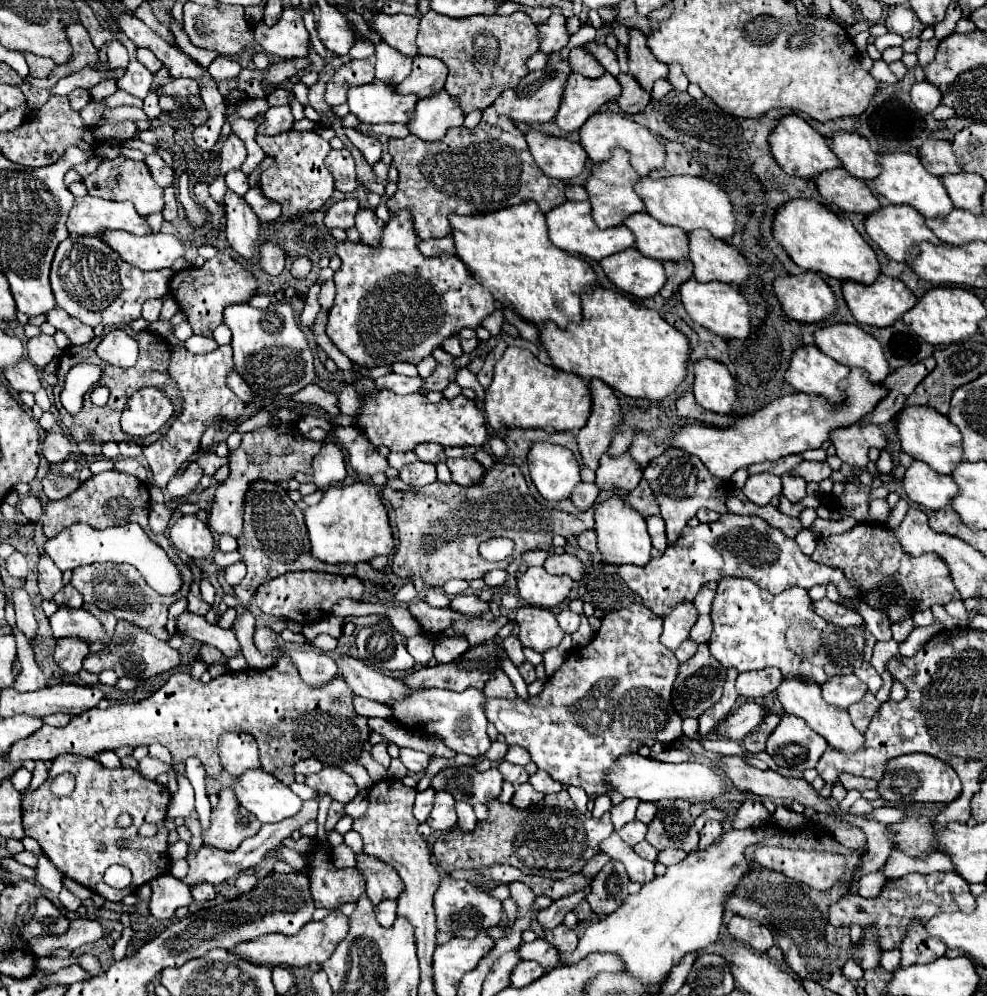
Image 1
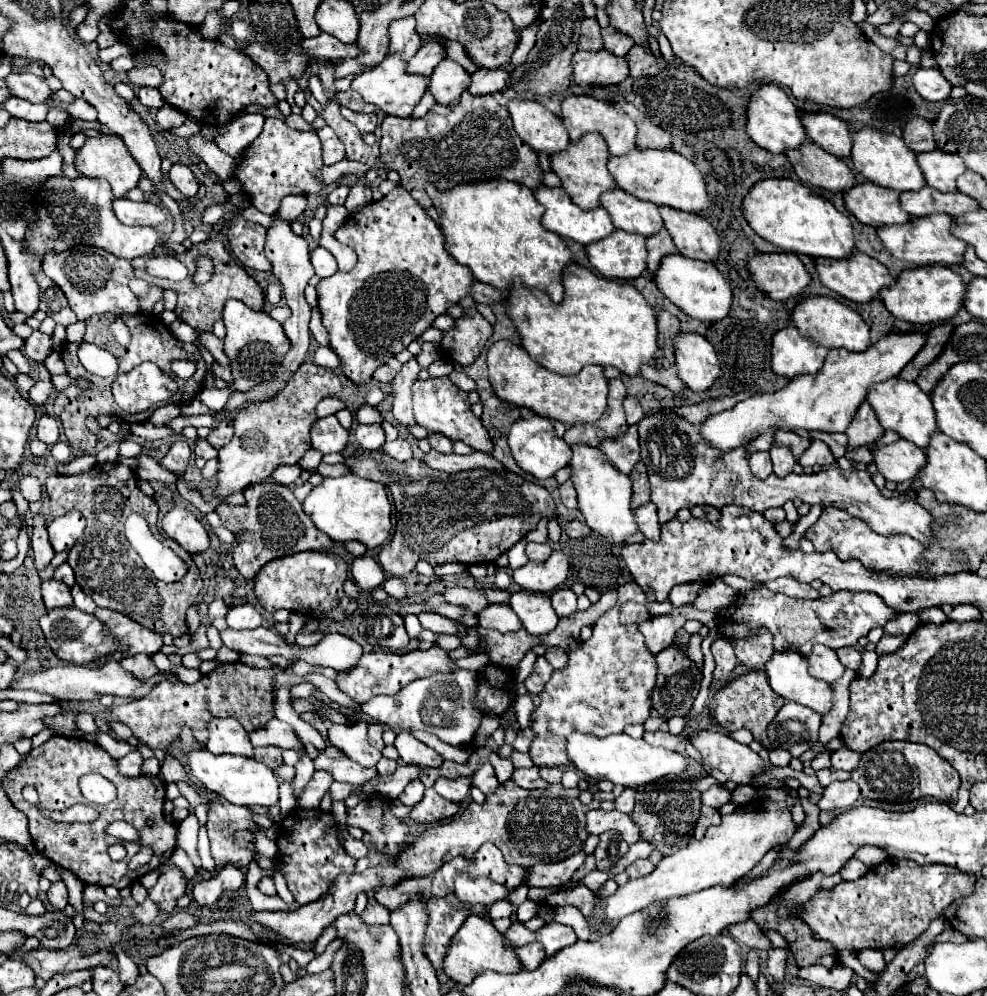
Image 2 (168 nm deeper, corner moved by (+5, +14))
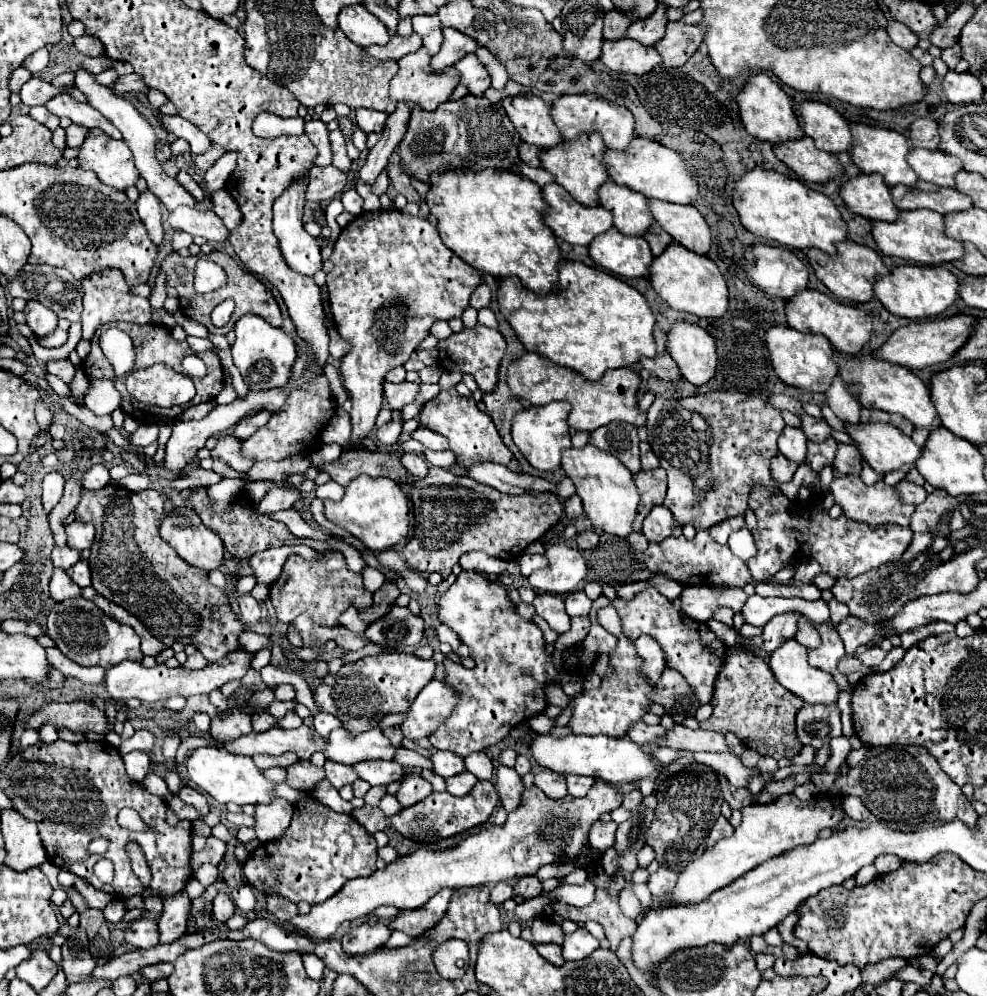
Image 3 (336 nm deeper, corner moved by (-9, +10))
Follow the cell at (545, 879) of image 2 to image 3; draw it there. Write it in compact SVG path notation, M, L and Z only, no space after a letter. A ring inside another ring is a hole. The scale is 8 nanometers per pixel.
M536 875L522 877L522 879L514 885L514 893L524 895L524 899L536 897L536 895L540 895L540 893L542 893L542 881L540 881Z

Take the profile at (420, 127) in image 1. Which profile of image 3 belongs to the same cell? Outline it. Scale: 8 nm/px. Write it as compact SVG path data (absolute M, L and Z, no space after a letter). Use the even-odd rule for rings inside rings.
M474 53L460 59L454 67L460 73L460 83L468 87L468 93L482 95L490 87L490 75Z

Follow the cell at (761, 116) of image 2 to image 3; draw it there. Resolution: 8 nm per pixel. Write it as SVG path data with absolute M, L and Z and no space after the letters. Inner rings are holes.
M758 73L754 77L748 79L746 87L742 89L742 93L736 97L738 101L738 107L740 107L740 117L742 117L742 123L746 127L746 131L760 139L760 141L768 141L772 145L776 143L784 143L784 141L798 141L802 139L802 125L794 113L794 107L792 107L792 101L790 97L782 91L782 87L772 81L770 75L766 73Z

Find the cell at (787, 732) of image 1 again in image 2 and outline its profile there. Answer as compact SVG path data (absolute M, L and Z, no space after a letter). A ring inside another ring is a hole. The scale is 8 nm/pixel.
M788 701L768 727L768 737L776 749L786 749L792 757L800 757L816 743L820 723L820 713Z

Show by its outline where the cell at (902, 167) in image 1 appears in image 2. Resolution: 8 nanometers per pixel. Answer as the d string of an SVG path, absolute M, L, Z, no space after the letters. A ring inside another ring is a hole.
M864 127L854 131L852 135L852 163L858 173L862 173L868 181L878 183L882 187L894 189L894 191L918 191L926 185L924 175L920 173L920 167L916 165L916 153L912 153L902 137L896 137L892 133L882 133L872 127Z

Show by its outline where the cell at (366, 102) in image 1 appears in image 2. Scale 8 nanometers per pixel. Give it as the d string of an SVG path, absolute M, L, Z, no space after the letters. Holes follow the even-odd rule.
M400 53L388 55L376 69L360 73L352 81L352 89L362 95L366 103L372 103L380 107L386 115L396 115L396 117L410 117L414 107L420 103L422 95L428 89L428 77L422 75L412 75L406 71L406 61L400 59Z

